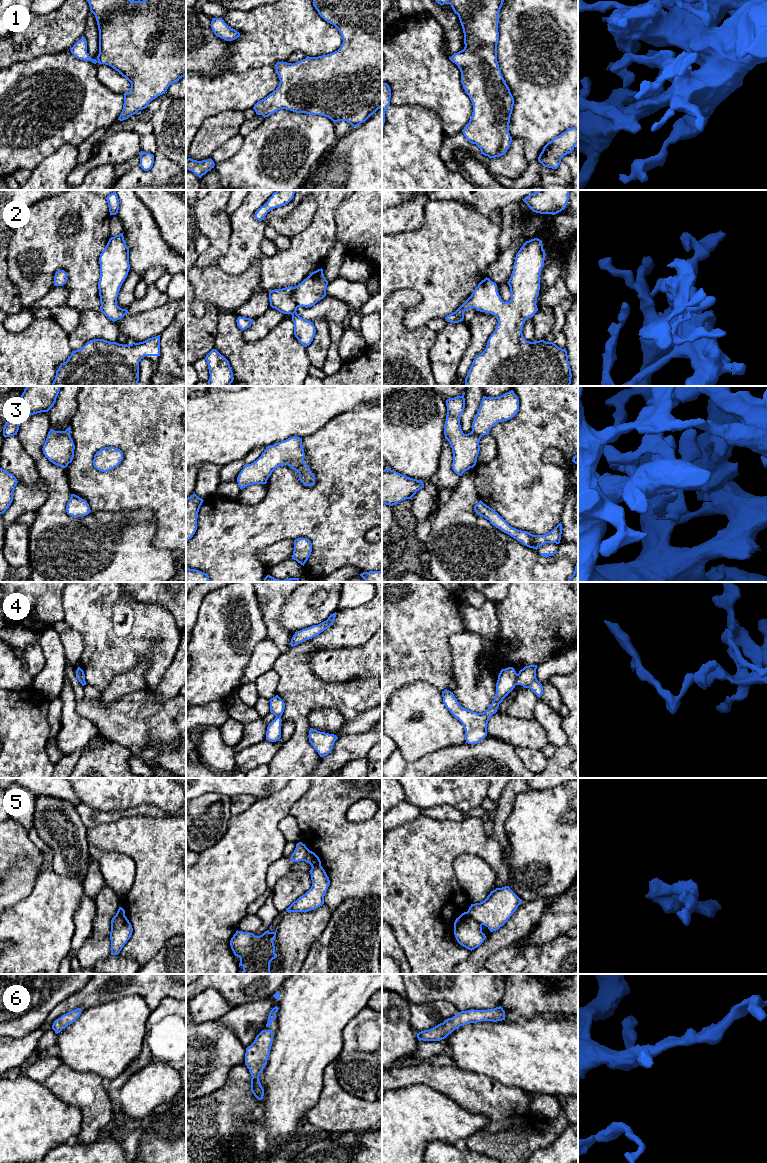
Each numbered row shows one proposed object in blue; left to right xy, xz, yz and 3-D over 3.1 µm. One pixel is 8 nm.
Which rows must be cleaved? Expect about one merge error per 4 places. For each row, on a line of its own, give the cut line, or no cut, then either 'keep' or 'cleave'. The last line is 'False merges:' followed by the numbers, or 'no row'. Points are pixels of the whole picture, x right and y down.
1: no cut; keep
2: no cut; keep
3: no cut; keep
4: cut in yz along (517, 674), (515, 684); cleave
5: cut in yz along (466, 912), (481, 925); cleave
6: no cut; keep
False merges: 4, 5

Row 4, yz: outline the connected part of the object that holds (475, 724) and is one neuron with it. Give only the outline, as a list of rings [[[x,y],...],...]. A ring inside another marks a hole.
[[[513,667],[502,669],[496,683],[495,698],[483,713],[477,713],[462,707],[453,692],[442,691],[443,703],[450,713],[458,719],[465,729],[465,740],[468,744],[478,744],[487,736],[487,724],[497,712],[499,704],[515,688],[517,673]]]

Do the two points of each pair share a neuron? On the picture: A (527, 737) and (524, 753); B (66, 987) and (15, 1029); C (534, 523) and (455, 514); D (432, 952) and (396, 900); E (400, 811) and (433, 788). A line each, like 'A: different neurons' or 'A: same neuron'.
A: different neurons
B: same neuron
C: different neurons
D: same neuron
E: different neurons

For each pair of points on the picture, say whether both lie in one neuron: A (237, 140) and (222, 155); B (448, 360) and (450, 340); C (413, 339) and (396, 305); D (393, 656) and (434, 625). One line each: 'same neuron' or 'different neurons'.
A: same neuron
B: same neuron
C: same neuron
D: same neuron

